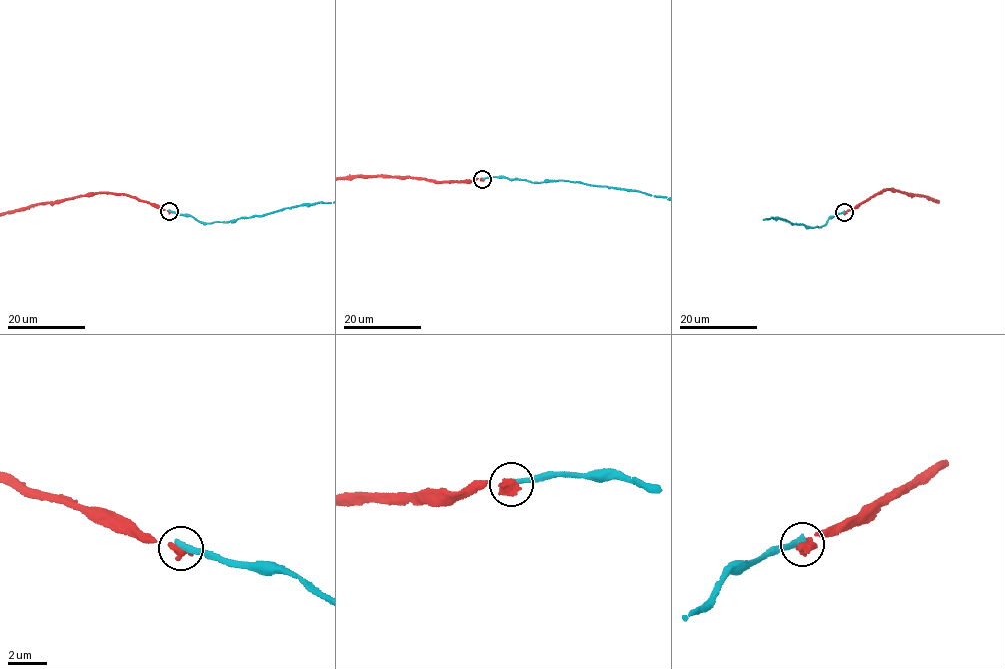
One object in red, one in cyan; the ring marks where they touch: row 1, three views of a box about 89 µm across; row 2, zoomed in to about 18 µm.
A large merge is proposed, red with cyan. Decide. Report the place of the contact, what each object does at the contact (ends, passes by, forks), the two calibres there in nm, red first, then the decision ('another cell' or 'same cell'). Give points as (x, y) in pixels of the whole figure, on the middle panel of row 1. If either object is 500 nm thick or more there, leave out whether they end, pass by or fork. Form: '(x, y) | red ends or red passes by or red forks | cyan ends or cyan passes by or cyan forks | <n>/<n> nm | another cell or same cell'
(482, 179) | 550/320 nm | another cell

